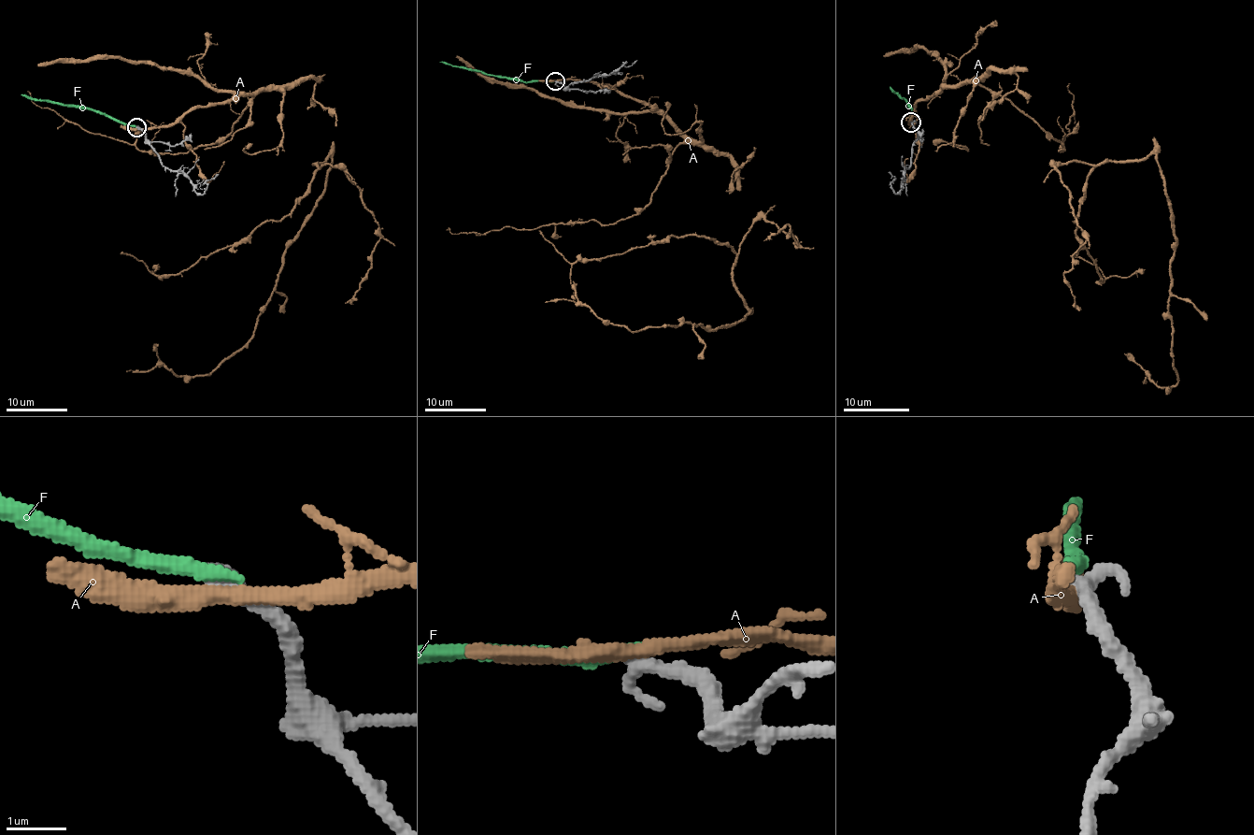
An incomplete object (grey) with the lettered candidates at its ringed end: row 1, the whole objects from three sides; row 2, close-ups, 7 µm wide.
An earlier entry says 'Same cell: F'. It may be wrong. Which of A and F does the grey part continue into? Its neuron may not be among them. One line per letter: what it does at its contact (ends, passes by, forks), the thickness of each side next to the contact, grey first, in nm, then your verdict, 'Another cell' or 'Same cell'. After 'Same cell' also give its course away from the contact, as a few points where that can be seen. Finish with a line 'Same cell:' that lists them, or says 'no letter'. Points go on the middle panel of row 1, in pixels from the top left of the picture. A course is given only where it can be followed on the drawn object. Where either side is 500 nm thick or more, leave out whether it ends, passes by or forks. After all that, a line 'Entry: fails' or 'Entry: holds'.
A: It passes by. Thickness 320 nm (grey) against 280 nm. Another cell
F: It ends there. Thickness 320 nm (grey) against 300 nm. Another cell
Same cell: no letter
Entry: fails

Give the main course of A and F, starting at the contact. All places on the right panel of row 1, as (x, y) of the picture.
A: (911, 123), (916, 104), (942, 89), (1012, 72), (1053, 161), (1155, 156), (1175, 237), (1178, 379), (1147, 382)
F: (911, 122), (909, 105), (890, 87)

